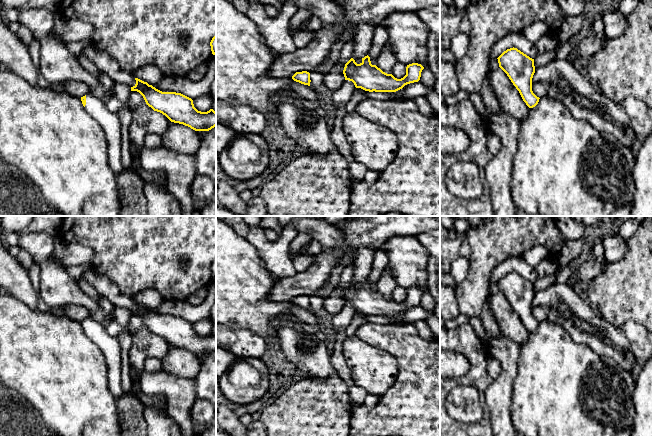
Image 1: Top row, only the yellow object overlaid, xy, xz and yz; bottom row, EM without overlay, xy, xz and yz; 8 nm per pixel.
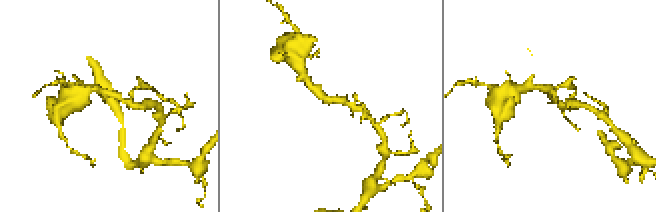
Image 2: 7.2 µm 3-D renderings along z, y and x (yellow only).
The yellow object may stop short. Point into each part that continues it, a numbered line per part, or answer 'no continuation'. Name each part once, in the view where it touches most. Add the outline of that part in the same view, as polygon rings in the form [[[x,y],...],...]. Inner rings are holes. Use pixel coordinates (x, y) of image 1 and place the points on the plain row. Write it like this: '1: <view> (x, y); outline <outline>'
1: xy (95, 330); outline [[[99,318],[86,319],[86,336],[101,350],[108,367],[108,385],[112,395],[119,399],[123,394],[121,386],[121,348],[116,336],[110,336]]]

